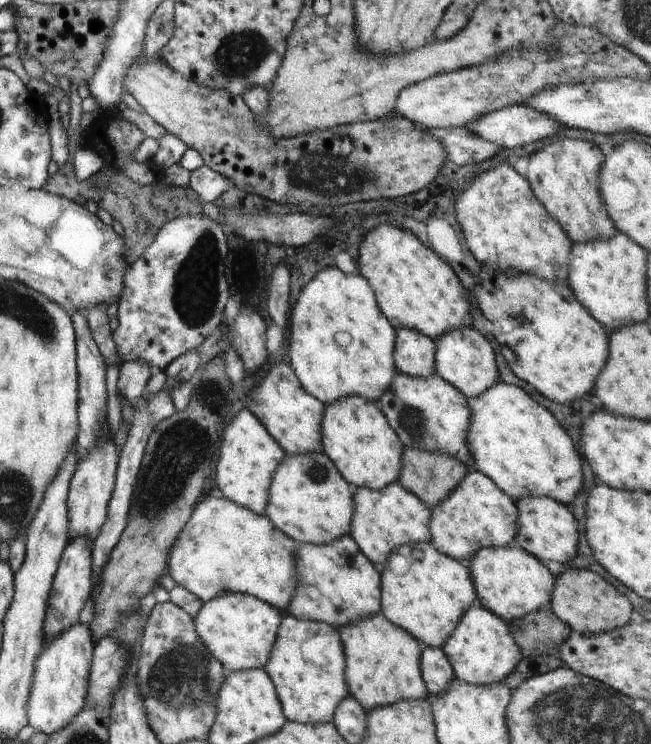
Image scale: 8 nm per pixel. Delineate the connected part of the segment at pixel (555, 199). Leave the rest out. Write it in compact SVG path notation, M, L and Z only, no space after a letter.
M563 138L532 152L528 157L525 178L532 193L574 244L607 241L616 236L618 230L608 218L607 208L598 190L598 174L604 162L604 154L598 146L586 140Z

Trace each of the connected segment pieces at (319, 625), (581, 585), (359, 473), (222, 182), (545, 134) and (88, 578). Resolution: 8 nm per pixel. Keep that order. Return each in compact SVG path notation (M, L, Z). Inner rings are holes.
M286 613L282 615L275 645L263 670L274 683L276 694L288 721L304 724L332 723L335 708L341 703L342 699L349 696L349 690L345 681L346 657L344 645L337 629L322 621L297 619Z
M569 569L556 577L550 609L559 620L570 626L572 632L589 635L613 631L627 625L631 620L633 606L622 590L613 587L598 573Z
M344 397L326 405L321 431L322 450L353 488L368 487L379 491L398 482L403 467L404 444L377 404L362 397Z
M203 165L192 172L188 188L205 205L216 202L216 198L222 196L228 190L229 185L229 180L222 176L222 174L218 174L218 172Z
M511 105L489 114L482 114L474 124L468 124L466 128L474 136L480 136L480 138L484 138L484 140L488 140L488 142L492 142L496 146L516 150L518 146L534 144L534 142L540 142L544 138L550 138L550 136L558 134L561 126L554 118L550 118L548 114L532 110L530 106Z
M86 536L69 538L64 548L62 561L59 563L59 571L55 575L54 585L51 589L50 609L46 615L43 630L46 632L46 640L54 640L70 626L78 624L80 612L86 604L86 600L92 596L92 540Z

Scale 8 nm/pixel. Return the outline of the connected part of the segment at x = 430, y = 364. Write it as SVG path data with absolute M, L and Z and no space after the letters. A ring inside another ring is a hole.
M396 329L394 360L400 373L413 377L434 375L435 342L414 329Z

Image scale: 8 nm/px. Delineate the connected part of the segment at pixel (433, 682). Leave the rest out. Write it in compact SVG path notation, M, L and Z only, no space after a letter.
M420 643L421 673L426 688L431 696L439 697L450 687L456 678L452 665L442 648L427 647Z

